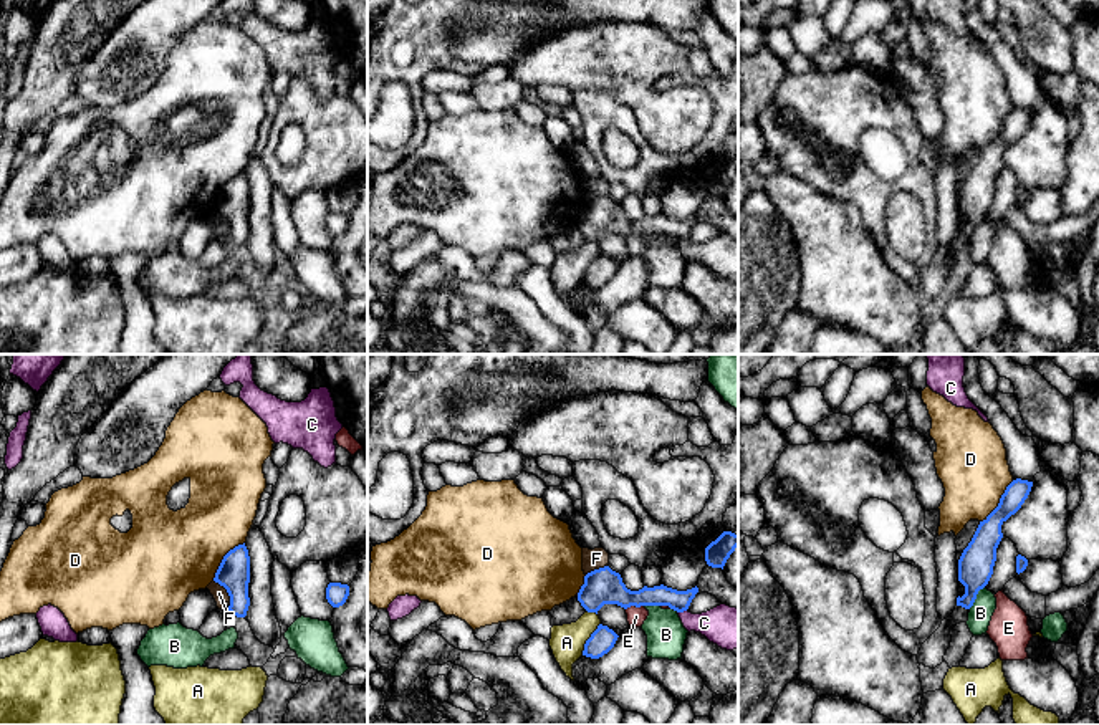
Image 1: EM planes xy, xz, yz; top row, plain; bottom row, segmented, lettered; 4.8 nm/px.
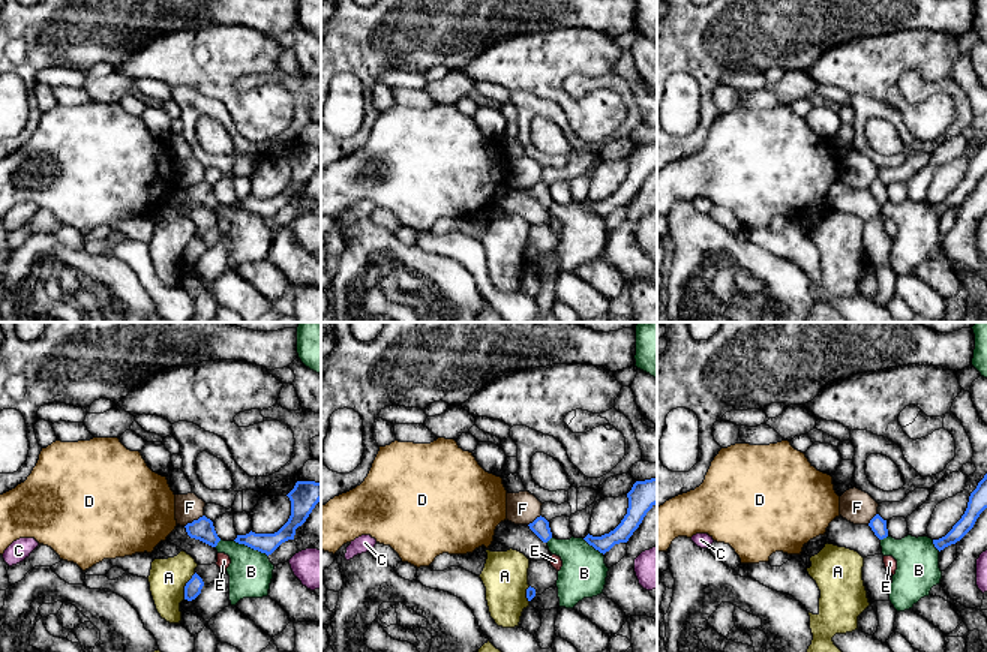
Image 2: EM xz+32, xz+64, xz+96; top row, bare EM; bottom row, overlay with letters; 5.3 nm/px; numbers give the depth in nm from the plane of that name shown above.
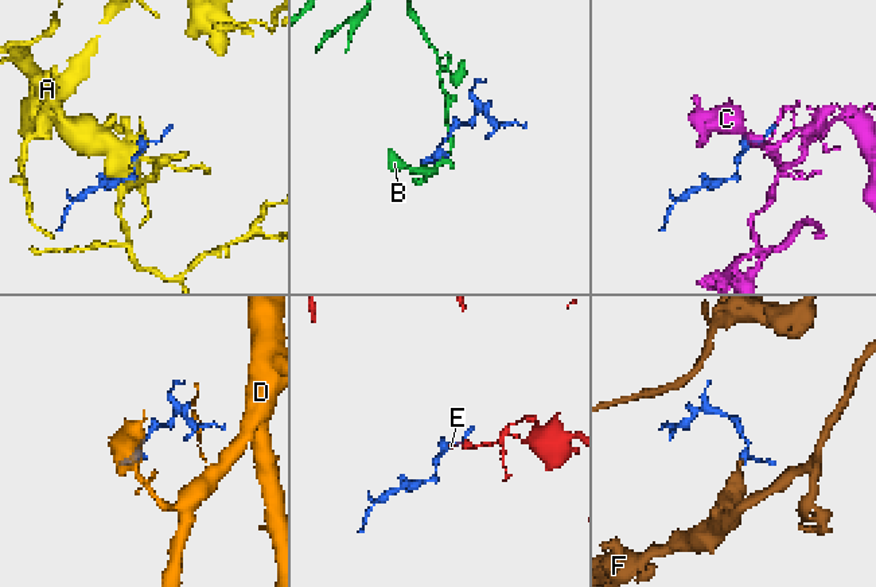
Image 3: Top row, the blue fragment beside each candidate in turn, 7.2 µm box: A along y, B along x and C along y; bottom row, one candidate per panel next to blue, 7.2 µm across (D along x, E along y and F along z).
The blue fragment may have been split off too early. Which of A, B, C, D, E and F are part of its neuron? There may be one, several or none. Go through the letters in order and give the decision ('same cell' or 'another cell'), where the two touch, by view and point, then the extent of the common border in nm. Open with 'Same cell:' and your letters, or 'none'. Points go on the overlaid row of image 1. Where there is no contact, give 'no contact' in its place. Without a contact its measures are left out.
Same cell: none
A: another cell | xz (588, 639) | 180 nm
B: another cell | yz (975, 598) | 130 nm
C: another cell | xz (681, 611) | 50 nm
D: another cell | xy (224, 558) | 240 nm
E: another cell | xz (634, 604) | 90 nm
F: another cell | xy (225, 588) | 130 nm

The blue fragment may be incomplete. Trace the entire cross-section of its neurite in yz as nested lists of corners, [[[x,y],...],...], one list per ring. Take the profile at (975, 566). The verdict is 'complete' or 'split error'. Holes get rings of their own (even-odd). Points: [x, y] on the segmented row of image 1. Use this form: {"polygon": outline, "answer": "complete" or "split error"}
{"polygon": [[[1013,480],[1001,495],[998,507],[980,521],[958,559],[958,581],[965,586],[965,594],[957,598],[957,606],[970,609],[978,591],[988,584],[996,561],[996,548],[1003,538],[1001,525],[1021,508],[1031,487],[1033,482]]], "answer": "complete"}

